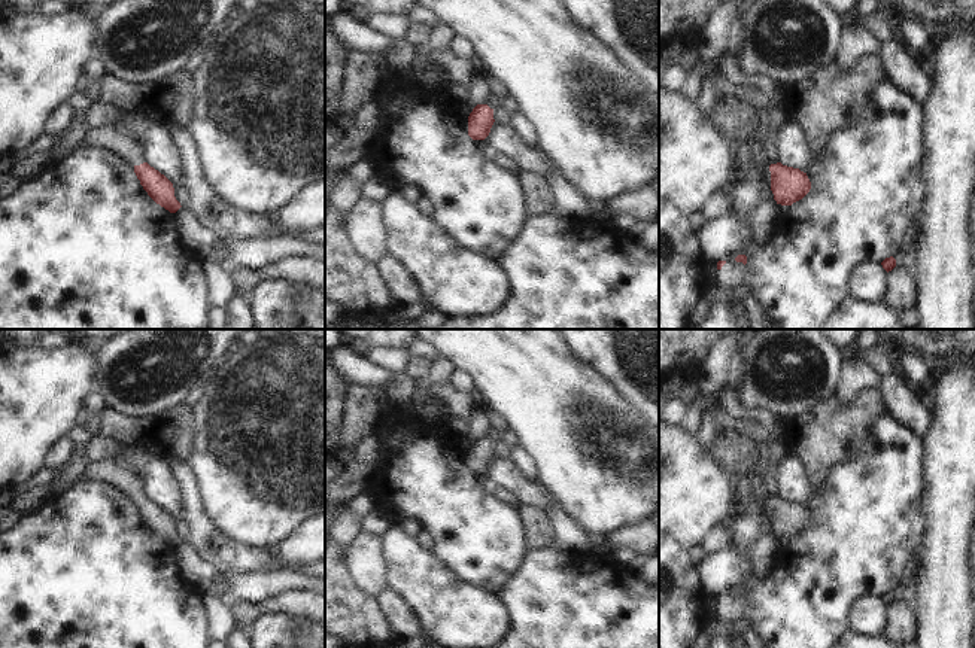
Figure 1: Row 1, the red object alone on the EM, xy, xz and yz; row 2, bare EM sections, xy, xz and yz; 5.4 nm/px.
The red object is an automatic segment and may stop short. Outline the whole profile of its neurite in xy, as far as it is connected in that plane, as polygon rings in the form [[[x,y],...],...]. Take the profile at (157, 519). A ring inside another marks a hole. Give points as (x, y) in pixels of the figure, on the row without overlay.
[[[121,459],[82,460],[82,471],[81,478],[115,484],[133,499],[140,518],[157,538],[170,547],[176,547],[182,541],[174,530],[173,517],[145,495],[133,466]]]

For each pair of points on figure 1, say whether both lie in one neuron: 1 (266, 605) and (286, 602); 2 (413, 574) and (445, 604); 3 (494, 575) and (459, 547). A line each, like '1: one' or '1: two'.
1: one
2: one
3: one

